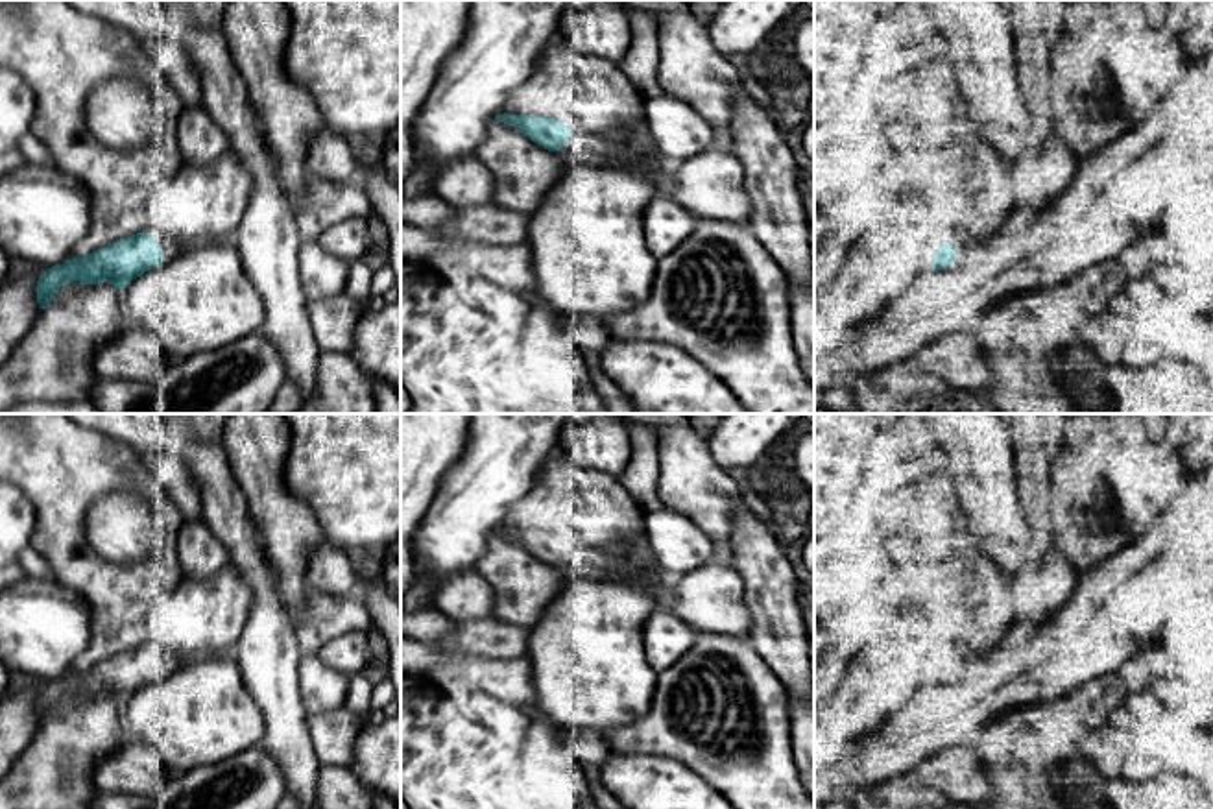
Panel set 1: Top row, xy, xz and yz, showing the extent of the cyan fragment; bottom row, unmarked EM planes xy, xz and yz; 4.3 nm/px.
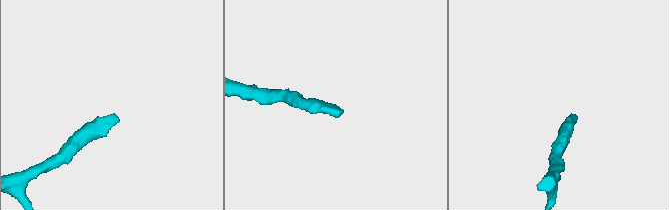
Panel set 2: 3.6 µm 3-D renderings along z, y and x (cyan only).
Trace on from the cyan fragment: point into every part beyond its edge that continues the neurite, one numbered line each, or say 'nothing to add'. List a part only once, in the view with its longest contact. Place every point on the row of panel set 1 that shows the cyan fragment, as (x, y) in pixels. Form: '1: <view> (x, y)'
1: xy (167, 248)

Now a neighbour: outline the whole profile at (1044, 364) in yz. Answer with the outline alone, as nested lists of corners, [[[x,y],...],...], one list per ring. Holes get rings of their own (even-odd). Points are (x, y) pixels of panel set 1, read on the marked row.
[[[1051,294],[1015,297],[988,318],[979,338],[990,345],[999,382],[993,401],[1004,414],[1213,414],[1213,386],[1200,371],[1195,368],[1134,369],[1102,360],[1084,327],[1073,325]]]

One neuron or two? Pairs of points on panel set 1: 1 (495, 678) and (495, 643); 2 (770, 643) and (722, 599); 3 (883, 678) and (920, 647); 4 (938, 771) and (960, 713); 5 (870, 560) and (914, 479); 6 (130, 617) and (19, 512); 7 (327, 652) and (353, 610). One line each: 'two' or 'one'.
1: two
2: two
3: one
4: two
5: one
6: two
7: two

